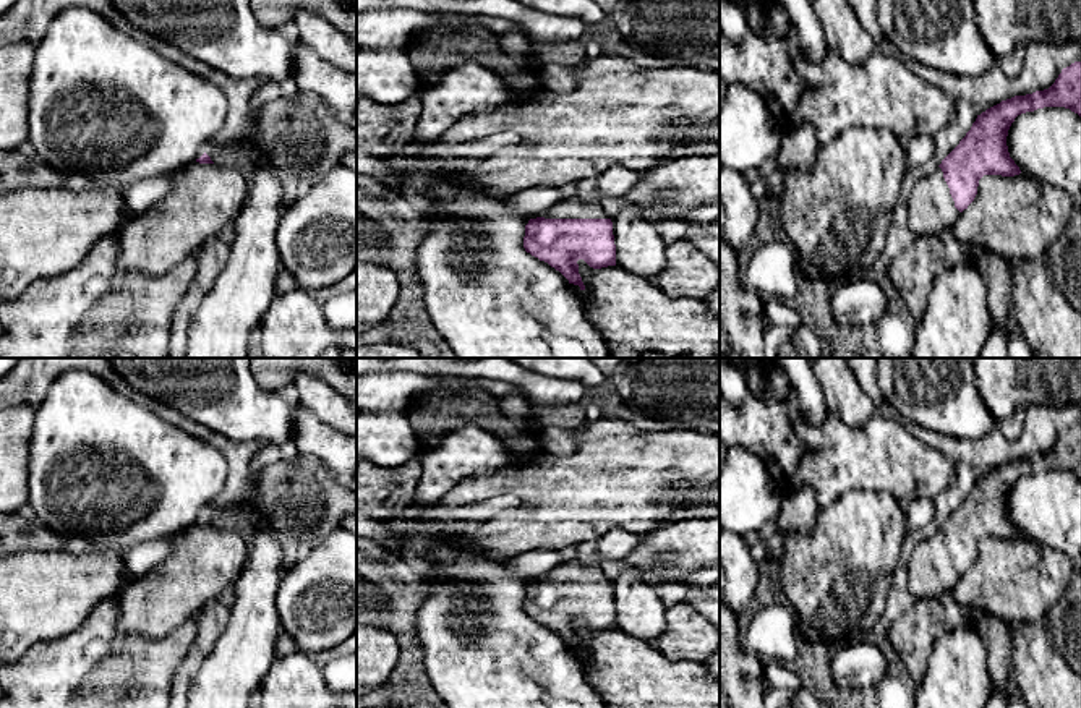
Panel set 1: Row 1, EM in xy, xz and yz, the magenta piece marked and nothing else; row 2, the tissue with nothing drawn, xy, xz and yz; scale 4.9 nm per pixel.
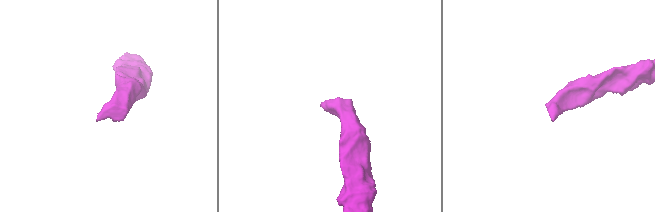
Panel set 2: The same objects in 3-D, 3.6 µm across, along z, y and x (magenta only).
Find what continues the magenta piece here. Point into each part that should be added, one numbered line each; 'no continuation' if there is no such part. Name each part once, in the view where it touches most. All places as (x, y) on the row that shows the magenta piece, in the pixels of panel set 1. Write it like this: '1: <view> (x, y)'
1: xz (572, 208)

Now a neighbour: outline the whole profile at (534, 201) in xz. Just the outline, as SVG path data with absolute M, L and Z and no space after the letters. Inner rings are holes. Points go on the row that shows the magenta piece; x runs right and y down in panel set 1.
M570 181L562 186L523 190L511 198L511 206L517 212L536 219L554 203L575 196L579 196L579 181Z

